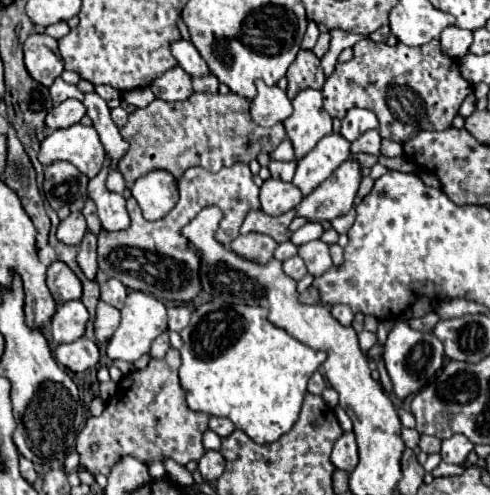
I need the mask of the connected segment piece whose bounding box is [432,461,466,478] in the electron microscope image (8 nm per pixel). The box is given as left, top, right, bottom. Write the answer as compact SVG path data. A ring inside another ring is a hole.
M443 461L432 471L434 478L441 476L461 475L466 470L466 467L461 465L449 465Z

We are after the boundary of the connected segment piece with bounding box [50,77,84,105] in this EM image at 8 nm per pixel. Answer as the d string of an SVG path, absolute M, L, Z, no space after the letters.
M58 77L58 79L52 83L52 87L50 87L50 97L52 97L54 105L58 105L58 103L70 99L70 97L82 101L82 99L84 99L84 93L82 93L76 85L68 85L62 77Z

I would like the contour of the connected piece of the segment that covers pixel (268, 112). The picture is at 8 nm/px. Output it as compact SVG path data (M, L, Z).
M256 81L258 95L252 99L252 119L262 127L282 123L292 115L292 101L280 87L268 87L264 81Z

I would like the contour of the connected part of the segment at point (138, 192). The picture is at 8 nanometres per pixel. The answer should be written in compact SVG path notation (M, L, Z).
M154 169L132 185L132 195L138 201L144 219L162 219L178 201L178 179L166 169Z

